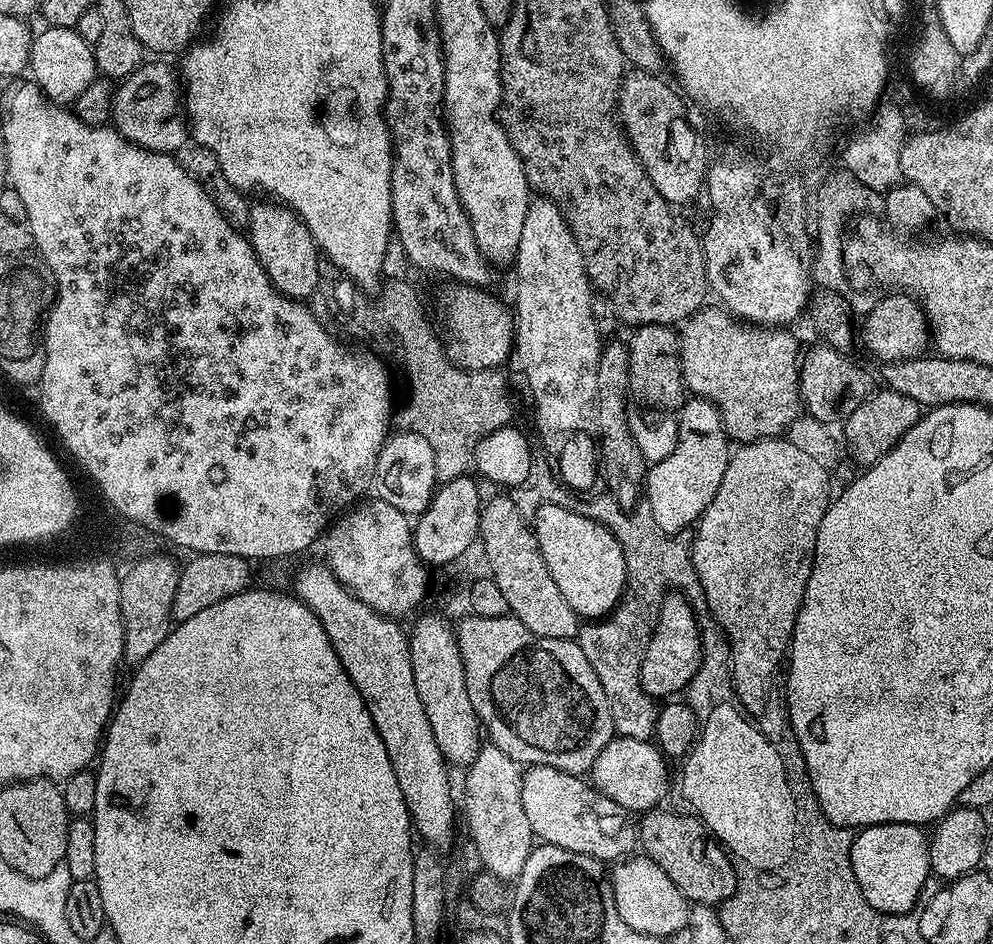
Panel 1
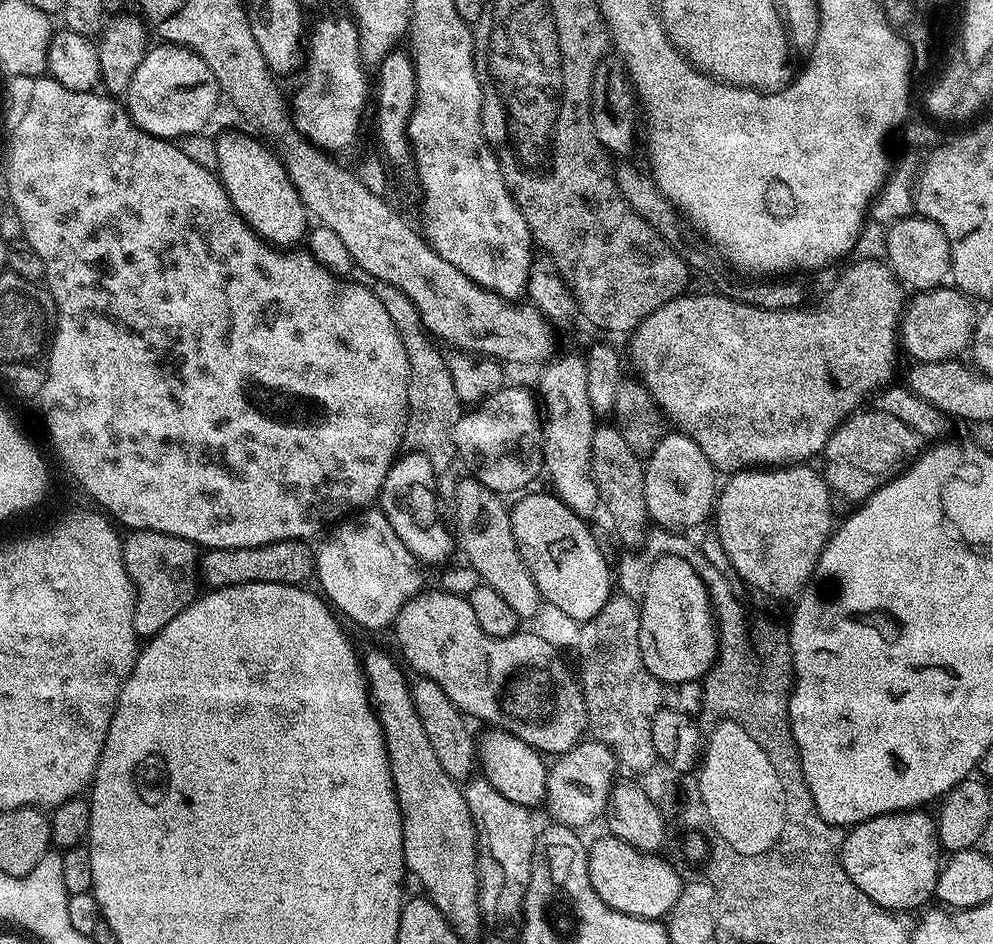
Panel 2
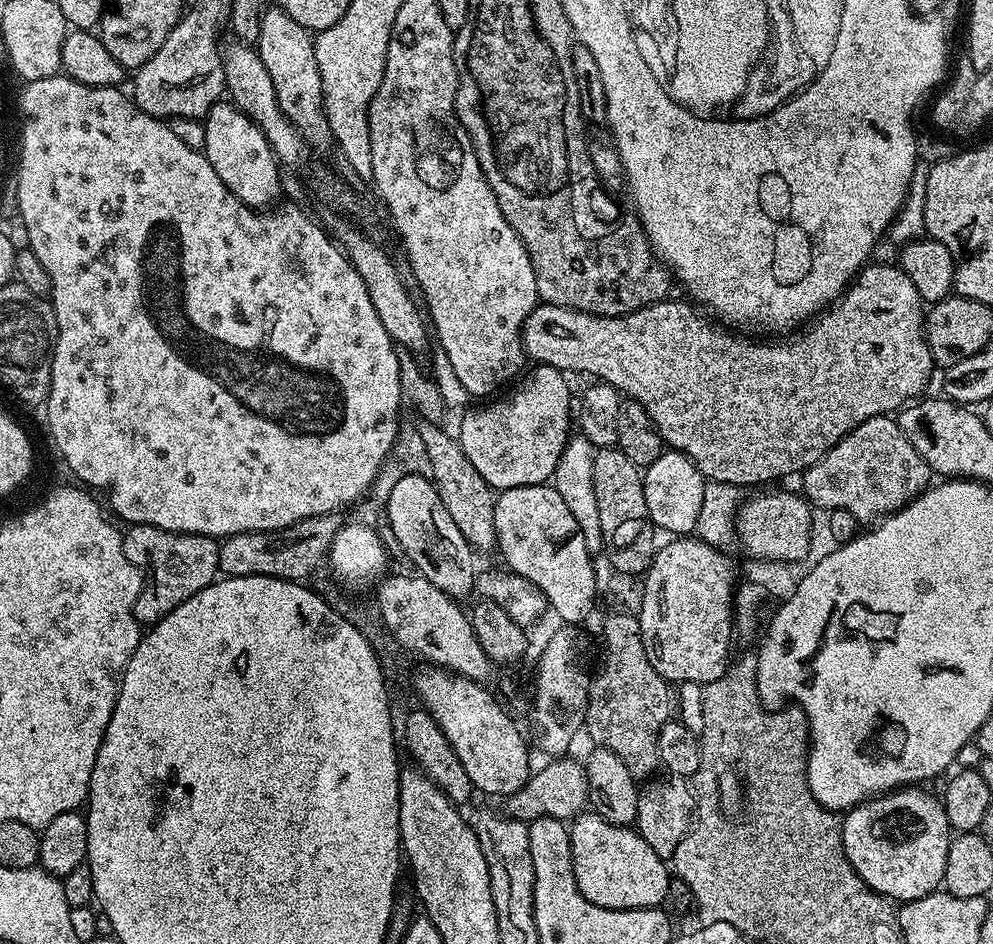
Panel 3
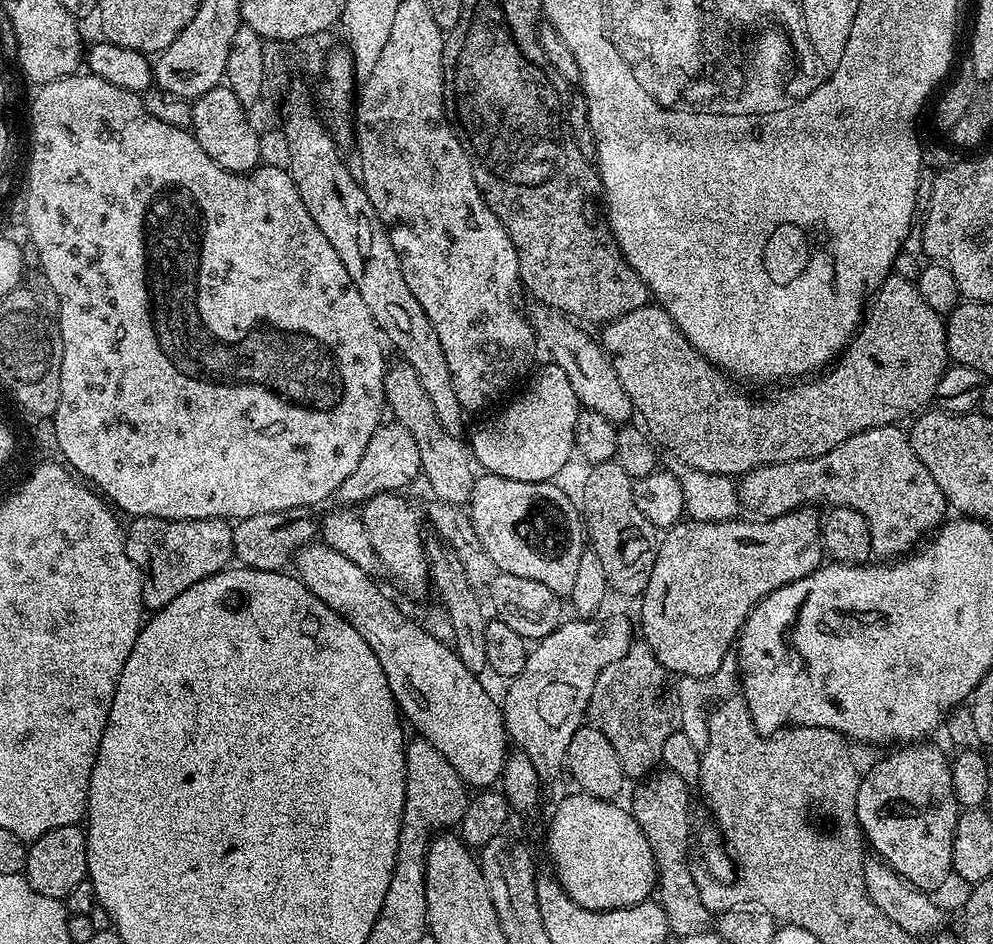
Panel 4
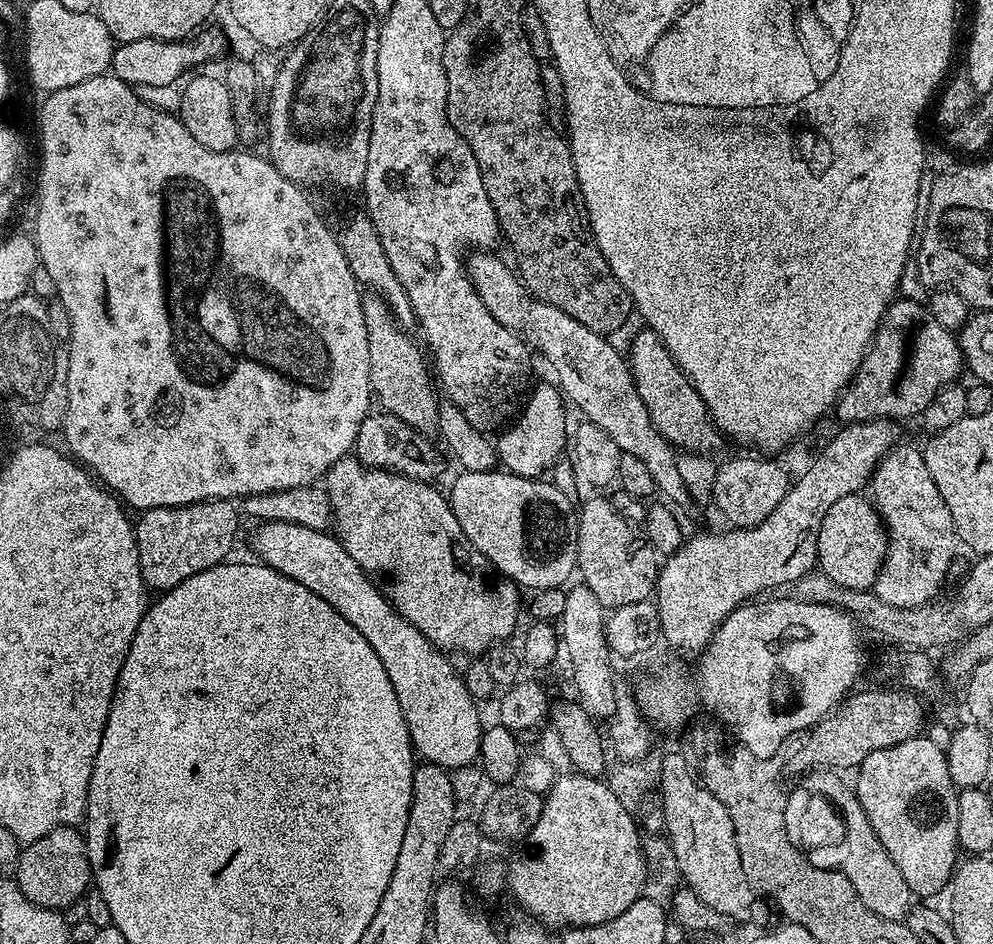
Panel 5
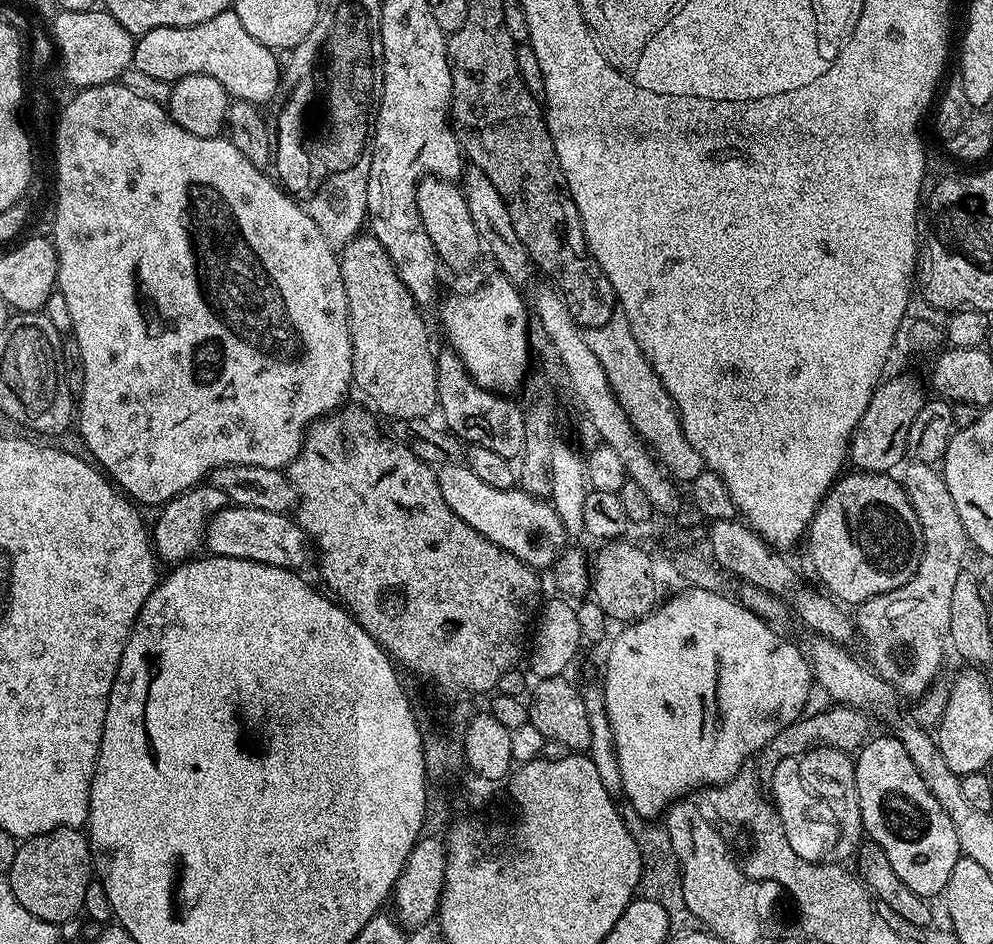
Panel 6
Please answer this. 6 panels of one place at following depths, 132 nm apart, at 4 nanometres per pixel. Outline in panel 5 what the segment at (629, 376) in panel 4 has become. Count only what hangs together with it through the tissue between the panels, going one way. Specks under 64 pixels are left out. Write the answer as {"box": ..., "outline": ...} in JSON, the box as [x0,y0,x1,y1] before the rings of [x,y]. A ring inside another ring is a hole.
{"box":[626,299,965,453],"outline":[[[893,299],[876,332],[872,336],[872,343],[868,351],[864,353],[862,362],[858,366],[852,383],[840,393],[840,399],[834,405],[834,416],[840,419],[841,425],[857,424],[867,420],[890,420],[903,421],[903,416],[919,417],[930,406],[930,402],[949,384],[957,383],[961,379],[960,371],[965,371],[964,356],[960,352],[959,339],[946,330],[946,326],[934,322],[934,314],[928,312],[923,303],[916,300]],[[651,330],[637,331],[626,359],[632,370],[638,398],[642,398],[642,406],[646,406],[650,422],[654,422],[658,434],[668,439],[669,444],[677,450],[715,453],[715,448],[722,441],[722,433],[708,415],[708,408],[702,402],[698,390],[688,380],[688,375],[676,365],[670,350],[666,350],[662,338],[658,338],[658,334]]]}

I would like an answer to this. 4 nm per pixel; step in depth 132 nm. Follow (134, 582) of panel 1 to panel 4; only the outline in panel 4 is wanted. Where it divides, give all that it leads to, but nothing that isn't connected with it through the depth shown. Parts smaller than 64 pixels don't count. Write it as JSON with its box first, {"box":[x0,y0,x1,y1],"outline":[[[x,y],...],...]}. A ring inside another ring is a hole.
{"box":[124,516,233,610],"outline":[[[137,516],[127,522],[124,545],[130,562],[134,562],[144,575],[142,598],[145,609],[155,610],[174,602],[174,598],[178,598],[182,590],[190,590],[194,582],[202,582],[202,578],[210,578],[233,563],[233,525],[227,520],[167,520],[157,516]]]}

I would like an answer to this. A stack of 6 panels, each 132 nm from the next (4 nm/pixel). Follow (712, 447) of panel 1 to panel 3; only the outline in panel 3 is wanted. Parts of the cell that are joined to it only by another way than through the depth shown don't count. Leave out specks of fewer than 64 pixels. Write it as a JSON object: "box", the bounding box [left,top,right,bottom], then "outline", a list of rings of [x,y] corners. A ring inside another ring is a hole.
{"box":[642,450,705,538],"outline":[[[666,450],[642,472],[644,478],[644,493],[646,494],[646,510],[650,510],[650,518],[657,529],[672,532],[673,537],[684,538],[695,533],[698,513],[702,511],[702,494],[705,478],[690,462],[685,452]]]}

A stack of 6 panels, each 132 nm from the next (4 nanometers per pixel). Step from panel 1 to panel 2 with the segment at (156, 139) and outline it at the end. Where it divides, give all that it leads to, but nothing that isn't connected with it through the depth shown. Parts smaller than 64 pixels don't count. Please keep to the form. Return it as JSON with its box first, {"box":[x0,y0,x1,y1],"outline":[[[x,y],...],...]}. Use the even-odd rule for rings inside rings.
{"box":[126,42,222,142],"outline":[[[163,42],[149,47],[138,70],[134,70],[134,78],[126,93],[126,107],[132,121],[142,130],[146,130],[146,134],[173,142],[179,141],[182,136],[204,132],[207,124],[211,122],[220,100],[222,104],[220,83],[214,78],[210,66],[206,66],[206,62],[202,62],[202,58],[198,58],[198,54],[194,54],[188,48]]]}

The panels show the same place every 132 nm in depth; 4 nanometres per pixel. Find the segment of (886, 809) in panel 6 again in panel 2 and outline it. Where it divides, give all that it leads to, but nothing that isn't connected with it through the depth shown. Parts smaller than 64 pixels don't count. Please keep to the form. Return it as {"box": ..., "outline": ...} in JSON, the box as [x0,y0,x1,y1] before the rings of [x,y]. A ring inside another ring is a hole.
{"box":[840,811,942,914],"outline":[[[927,811],[891,812],[885,816],[875,816],[866,822],[847,829],[841,846],[840,860],[854,886],[862,890],[879,908],[886,908],[896,914],[905,914],[911,908],[923,909],[929,899],[936,895],[936,883],[942,867],[940,835],[936,833],[936,820],[927,816]]]}

